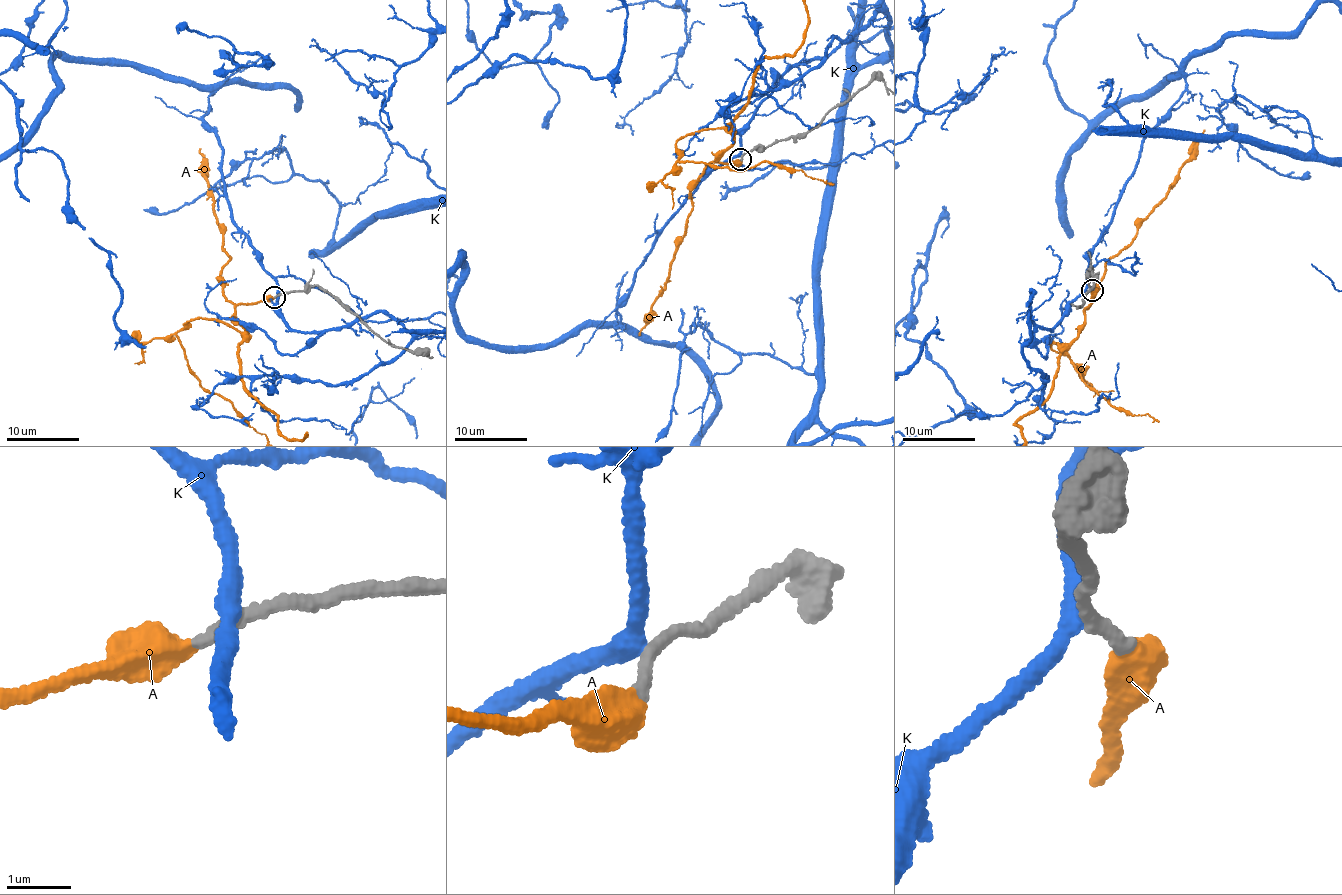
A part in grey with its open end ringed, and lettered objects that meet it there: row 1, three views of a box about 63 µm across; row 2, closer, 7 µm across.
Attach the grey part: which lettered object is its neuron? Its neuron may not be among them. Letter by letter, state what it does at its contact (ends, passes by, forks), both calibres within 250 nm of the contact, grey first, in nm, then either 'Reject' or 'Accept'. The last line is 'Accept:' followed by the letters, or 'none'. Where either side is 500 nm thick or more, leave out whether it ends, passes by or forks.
A: Thickness 200 nm (grey) against 500 nm. Accept
K: It passes by. Thickness 260 nm (grey) against 280 nm. Reject
Accept: A

